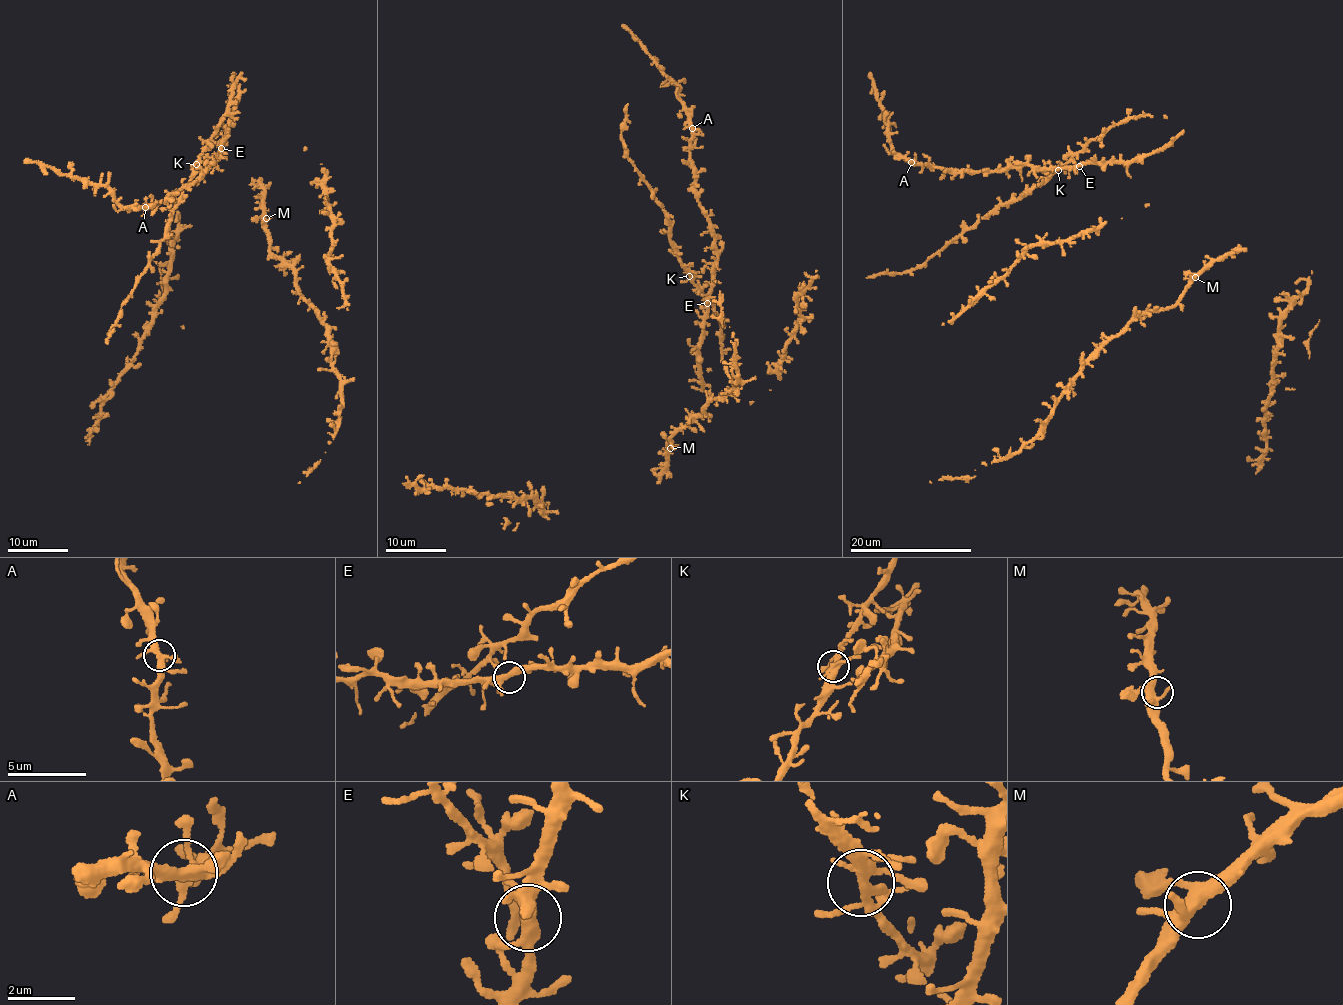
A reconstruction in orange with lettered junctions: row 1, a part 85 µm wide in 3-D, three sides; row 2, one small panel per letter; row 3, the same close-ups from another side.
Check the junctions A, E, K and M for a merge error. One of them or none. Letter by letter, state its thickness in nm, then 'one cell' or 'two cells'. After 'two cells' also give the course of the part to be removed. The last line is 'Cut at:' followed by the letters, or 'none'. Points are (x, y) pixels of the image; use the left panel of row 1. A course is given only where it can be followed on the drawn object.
A: 320 nm | one cell
E: 320 nm | one cell
K: 320 nm | one cell
M: 400 nm | one cell
Cut at: none

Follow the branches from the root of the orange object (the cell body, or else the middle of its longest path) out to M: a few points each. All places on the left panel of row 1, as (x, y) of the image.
M: (253, 218), (266, 218)

